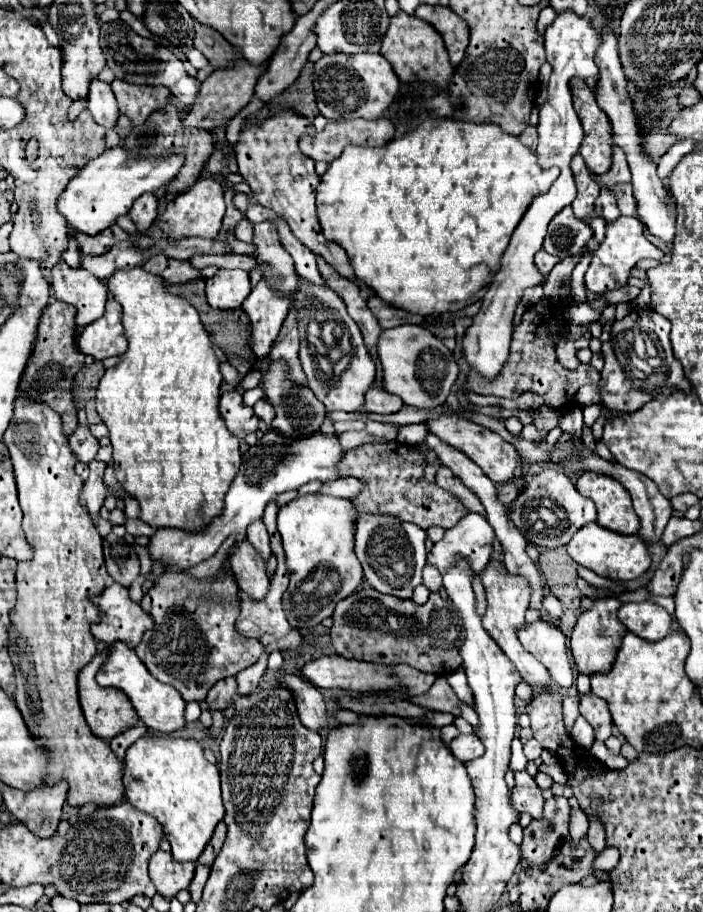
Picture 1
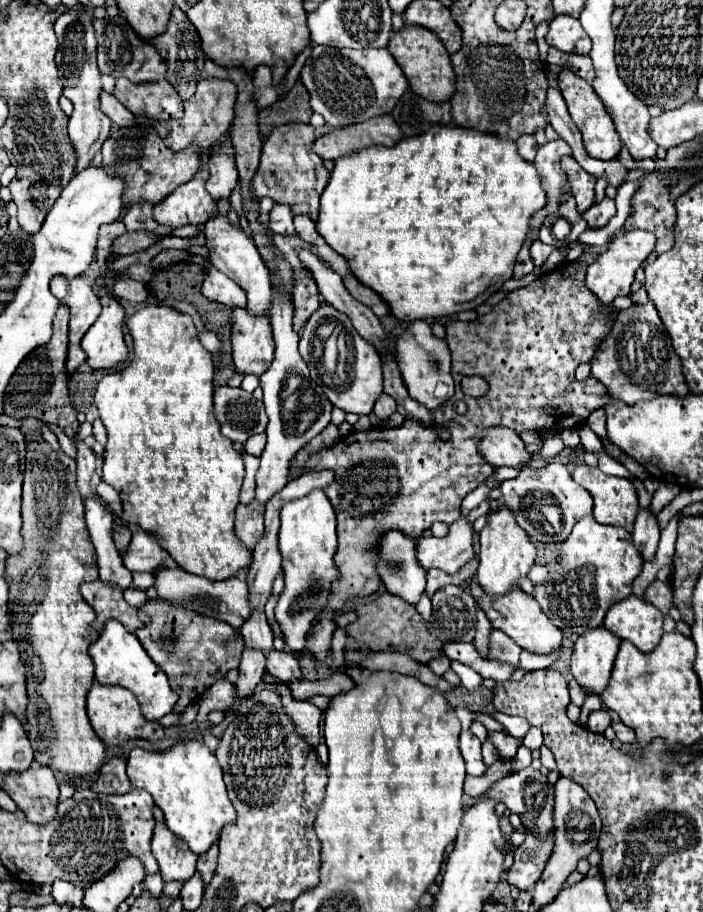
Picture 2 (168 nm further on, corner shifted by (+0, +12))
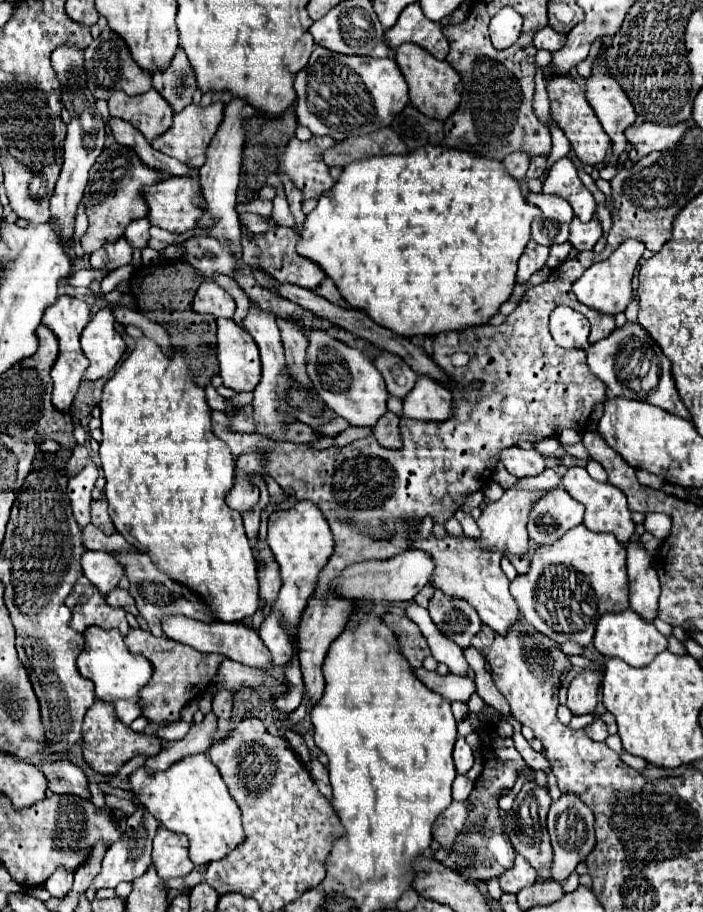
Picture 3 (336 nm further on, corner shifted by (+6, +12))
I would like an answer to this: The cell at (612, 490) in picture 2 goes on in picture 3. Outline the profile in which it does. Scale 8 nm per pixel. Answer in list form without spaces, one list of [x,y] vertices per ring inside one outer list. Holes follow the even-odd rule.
[[[569,468],[567,474],[561,478],[561,486],[573,496],[577,498],[583,506],[585,506],[585,518],[583,518],[583,524],[593,530],[593,532],[611,532],[617,536],[617,540],[621,544],[625,544],[633,532],[635,532],[635,524],[631,520],[631,510],[627,508],[627,498],[625,494],[621,494],[619,488],[615,488],[613,484],[609,482],[597,482],[593,480],[585,468]]]

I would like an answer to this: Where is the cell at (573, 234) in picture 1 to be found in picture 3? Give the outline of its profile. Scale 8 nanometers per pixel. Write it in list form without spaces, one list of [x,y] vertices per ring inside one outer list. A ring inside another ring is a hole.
[[[531,194],[526,200],[543,211],[543,218],[551,218],[559,222],[559,234],[553,242],[561,244],[569,240],[569,224],[573,218],[573,210],[569,202],[551,194]]]

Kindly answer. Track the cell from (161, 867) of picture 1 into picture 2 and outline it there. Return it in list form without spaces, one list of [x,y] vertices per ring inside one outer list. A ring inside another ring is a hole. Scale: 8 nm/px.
[[[163,822],[155,824],[151,850],[159,862],[159,872],[165,882],[185,882],[195,874],[197,856],[181,838],[171,834],[171,830]]]

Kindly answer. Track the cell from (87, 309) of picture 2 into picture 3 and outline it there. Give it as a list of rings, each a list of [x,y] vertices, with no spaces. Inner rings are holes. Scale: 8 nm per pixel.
[[[59,296],[47,310],[45,310],[42,318],[42,324],[53,328],[54,334],[59,338],[59,356],[57,362],[51,370],[51,378],[53,378],[53,404],[59,406],[59,410],[69,410],[75,392],[79,388],[79,382],[83,380],[83,372],[89,366],[83,350],[80,346],[80,336],[83,328],[87,326],[91,320],[91,310],[83,300],[73,298],[73,296]]]

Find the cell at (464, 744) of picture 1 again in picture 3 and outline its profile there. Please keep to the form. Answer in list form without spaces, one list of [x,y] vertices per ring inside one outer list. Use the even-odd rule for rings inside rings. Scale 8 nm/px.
[[[459,736],[455,742],[453,760],[455,768],[457,768],[457,774],[467,774],[473,766],[473,752],[471,752],[471,748],[465,742],[463,736]]]

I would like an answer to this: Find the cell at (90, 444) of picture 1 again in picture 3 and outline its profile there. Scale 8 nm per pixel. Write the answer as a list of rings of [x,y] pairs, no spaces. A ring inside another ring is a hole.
[[[87,458],[87,466],[69,480],[69,498],[73,506],[73,514],[81,528],[89,524],[89,504],[91,504],[91,490],[97,480],[97,466],[91,458]]]

